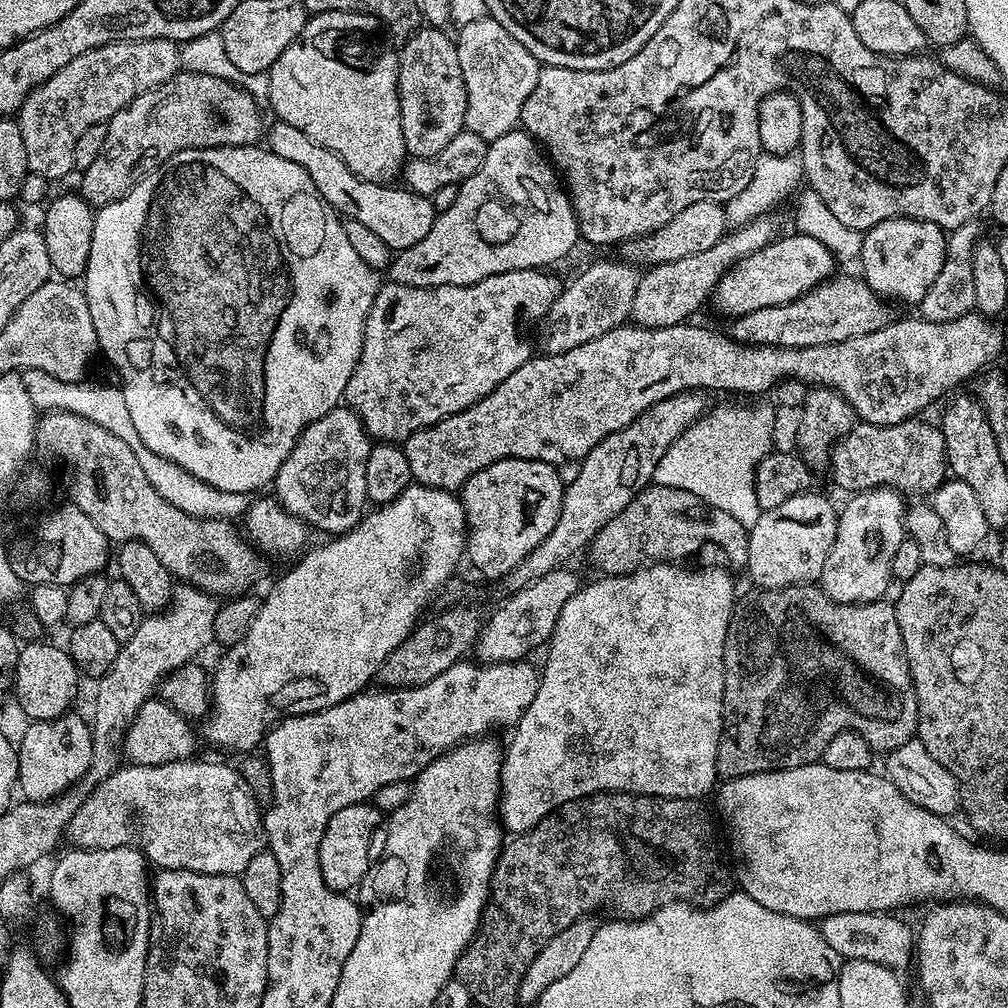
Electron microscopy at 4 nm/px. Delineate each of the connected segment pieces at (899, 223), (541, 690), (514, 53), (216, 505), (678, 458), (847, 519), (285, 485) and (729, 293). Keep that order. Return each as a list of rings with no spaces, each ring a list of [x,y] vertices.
[[[905,216],[878,222],[878,226],[869,228],[863,233],[858,259],[858,264],[864,267],[862,278],[885,301],[901,300],[904,304],[919,306],[926,290],[930,290],[934,278],[938,278],[938,270],[942,270],[942,262],[946,262],[947,246],[948,238],[945,229],[939,228],[934,222],[922,222],[918,218],[906,218]]]
[[[657,562],[639,568],[629,576],[601,575],[593,584],[580,586],[558,614],[553,634],[546,643],[548,657],[540,672],[538,694],[526,706],[522,718],[511,729],[512,741],[503,749],[500,765],[500,804],[502,824],[512,834],[529,832],[542,818],[571,800],[593,796],[596,792],[636,792],[640,796],[673,796],[683,800],[700,800],[718,784],[716,759],[720,734],[724,731],[724,647],[732,621],[732,608],[738,591],[732,576],[724,568],[684,568],[680,562]]]
[[[485,18],[461,24],[458,32],[460,36],[455,37],[458,66],[462,66],[462,82],[468,99],[464,126],[467,131],[478,134],[478,138],[491,142],[520,124],[522,106],[538,82],[541,65],[518,38],[506,34],[497,20]]]
[[[26,369],[22,372],[26,391],[30,394],[30,399],[36,407],[37,413],[45,412],[69,412],[78,414],[82,418],[88,418],[90,422],[96,422],[105,430],[110,430],[110,434],[118,434],[130,450],[138,458],[142,465],[142,471],[146,473],[146,479],[150,486],[166,500],[170,506],[176,506],[191,516],[200,516],[203,520],[215,520],[217,518],[240,518],[252,505],[253,497],[242,492],[219,492],[214,486],[194,478],[182,466],[162,458],[158,454],[150,451],[138,438],[134,430],[134,422],[130,422],[130,410],[126,410],[126,398],[119,387],[116,388],[95,388],[89,382],[64,382],[54,378],[51,374],[46,374],[43,370]]]
[[[752,402],[748,404],[720,404],[717,408],[709,407],[704,415],[692,423],[688,429],[681,434],[672,443],[670,450],[666,450],[666,454],[662,454],[662,462],[658,462],[658,470],[656,471],[654,480],[655,483],[662,486],[674,486],[678,490],[690,490],[690,494],[694,494],[699,500],[704,500],[710,506],[714,506],[718,510],[726,510],[726,514],[732,515],[733,518],[738,518],[738,522],[742,522],[742,526],[750,529],[754,526],[754,522],[758,522],[761,514],[761,508],[758,506],[758,494],[754,494],[754,478],[756,477],[756,468],[760,461],[773,451],[774,444],[772,444],[772,435],[776,432],[776,412],[768,404],[756,404],[760,402]]]
[[[872,488],[869,492],[849,495],[836,518],[836,537],[818,587],[834,602],[865,604],[883,600],[889,594],[888,584],[893,583],[892,563],[894,550],[906,539],[905,497],[894,488]]]
[[[337,406],[304,428],[304,433],[296,440],[296,445],[290,450],[290,454],[276,474],[275,499],[279,500],[287,512],[308,525],[309,529],[316,531],[317,528],[320,532],[328,532],[327,534],[349,532],[365,515],[364,504],[369,503],[366,494],[366,458],[372,445],[373,441],[362,426],[360,416],[354,414],[347,406]]]
[[[797,231],[793,235],[781,235],[762,246],[762,250],[754,250],[754,254],[730,266],[730,270],[722,274],[712,291],[711,307],[716,307],[727,318],[745,316],[754,310],[766,310],[766,306],[782,306],[786,302],[794,302],[829,279],[834,272],[832,267],[838,264],[831,250],[806,233]]]

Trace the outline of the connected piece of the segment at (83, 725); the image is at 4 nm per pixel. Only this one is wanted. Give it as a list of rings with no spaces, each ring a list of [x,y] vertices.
[[[69,710],[53,720],[29,723],[20,744],[18,740],[18,792],[23,799],[53,800],[86,774],[92,761],[92,729],[85,717],[83,720],[74,713]]]

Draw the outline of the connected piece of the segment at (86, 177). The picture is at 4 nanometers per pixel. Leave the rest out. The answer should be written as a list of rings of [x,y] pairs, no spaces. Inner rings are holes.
[[[177,72],[166,82],[138,94],[118,114],[108,120],[106,142],[98,150],[98,158],[90,162],[79,173],[80,188],[78,195],[93,209],[105,208],[110,202],[122,198],[137,182],[153,172],[158,165],[166,162],[174,154],[187,148],[233,148],[243,144],[259,145],[266,132],[266,120],[260,117],[261,105],[250,93],[242,90],[229,80],[218,78],[214,74],[194,74]]]

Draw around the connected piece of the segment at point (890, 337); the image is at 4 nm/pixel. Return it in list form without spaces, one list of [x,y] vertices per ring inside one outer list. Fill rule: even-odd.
[[[975,310],[967,312],[967,314],[960,316],[957,320],[946,320],[943,322],[939,320],[925,320],[919,315],[913,314],[913,316],[906,317],[905,320],[893,319],[886,326],[882,326],[870,334],[862,334],[858,338],[850,338],[846,342],[823,344],[822,346],[806,346],[805,348],[783,348],[782,346],[766,346],[765,344],[740,344],[733,340],[731,335],[724,333],[723,336],[720,332],[711,332],[710,329],[703,328],[702,325],[696,323],[685,322],[675,324],[674,326],[666,326],[665,328],[621,326],[610,330],[606,334],[602,334],[602,338],[594,338],[594,342],[585,342],[583,346],[574,346],[574,350],[566,350],[566,354],[554,354],[553,356],[547,354],[541,354],[541,356],[540,354],[533,355],[531,360],[527,360],[522,366],[518,366],[518,370],[514,370],[514,374],[510,374],[510,378],[506,378],[506,382],[502,382],[493,392],[486,394],[486,398],[474,402],[474,406],[470,406],[453,416],[442,418],[438,423],[432,424],[428,428],[413,432],[407,440],[403,441],[402,447],[406,454],[406,462],[410,462],[410,474],[413,481],[418,484],[425,484],[428,488],[442,488],[445,492],[455,493],[464,487],[464,483],[471,476],[478,474],[478,470],[482,470],[494,462],[505,460],[511,456],[514,458],[541,460],[547,464],[555,464],[557,466],[563,466],[567,460],[579,462],[584,459],[586,454],[590,454],[590,450],[594,450],[594,446],[598,446],[598,442],[602,442],[602,438],[606,438],[626,426],[630,426],[630,422],[634,422],[634,418],[638,418],[638,414],[642,414],[650,406],[654,406],[658,402],[662,402],[679,392],[694,392],[697,390],[707,390],[709,393],[711,393],[710,391],[745,392],[746,395],[752,396],[748,398],[756,398],[759,397],[756,396],[759,392],[764,392],[767,388],[768,391],[775,389],[777,384],[791,378],[801,380],[807,386],[832,388],[838,394],[842,394],[842,398],[846,398],[846,402],[850,402],[850,406],[854,406],[857,417],[863,423],[901,424],[903,420],[919,417],[921,415],[920,411],[923,408],[930,407],[935,400],[942,399],[941,401],[943,401],[949,393],[956,390],[951,390],[951,388],[956,388],[963,380],[970,379],[979,368],[985,367],[984,369],[987,369],[989,367],[987,364],[1004,348],[1003,330],[996,325],[996,322],[993,322],[989,317],[980,315]]]

